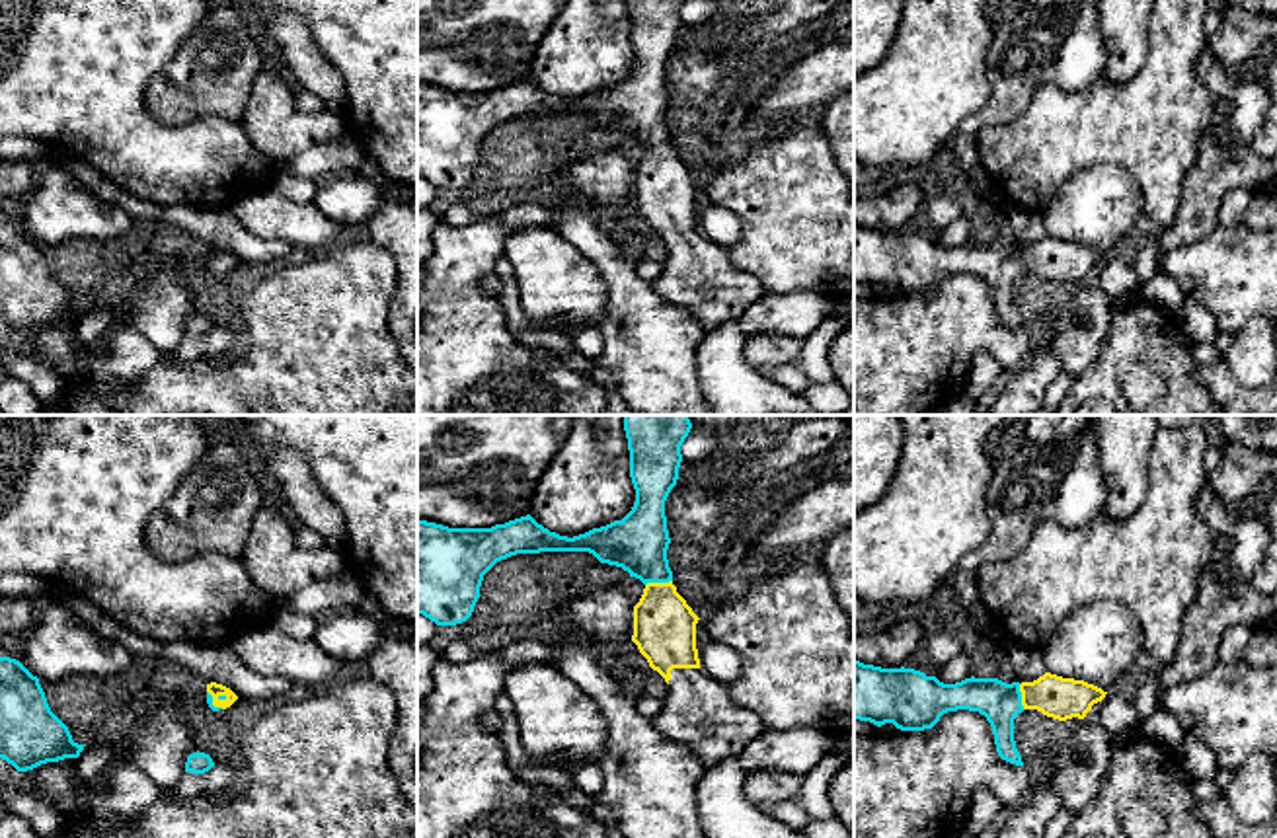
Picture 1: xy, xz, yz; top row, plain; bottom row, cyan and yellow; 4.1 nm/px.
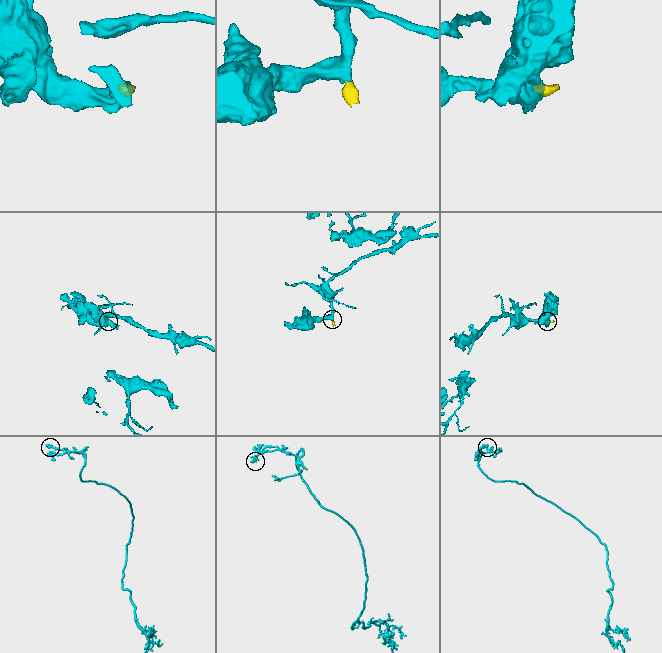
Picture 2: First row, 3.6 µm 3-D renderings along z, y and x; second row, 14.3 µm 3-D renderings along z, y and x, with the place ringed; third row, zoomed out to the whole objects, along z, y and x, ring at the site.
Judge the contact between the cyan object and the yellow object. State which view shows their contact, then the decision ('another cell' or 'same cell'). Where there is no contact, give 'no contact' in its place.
contact in xz; same cell

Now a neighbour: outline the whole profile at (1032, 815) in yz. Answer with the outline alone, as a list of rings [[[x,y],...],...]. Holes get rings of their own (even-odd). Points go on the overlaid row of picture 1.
[[[1043,778],[1031,785],[996,838],[1043,838],[1045,826],[1061,809],[1059,789]]]

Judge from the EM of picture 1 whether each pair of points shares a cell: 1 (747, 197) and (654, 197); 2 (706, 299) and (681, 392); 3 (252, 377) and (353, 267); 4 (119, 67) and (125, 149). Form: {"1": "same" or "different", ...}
{"1": "different", "2": "different", "3": "same", "4": "same"}

